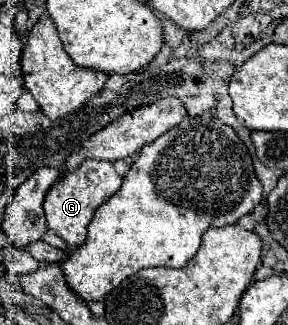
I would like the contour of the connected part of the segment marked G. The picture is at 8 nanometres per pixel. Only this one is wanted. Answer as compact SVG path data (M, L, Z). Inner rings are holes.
M84 160L74 172L60 178L44 198L44 212L48 228L52 228L70 248L78 248L86 242L86 226L90 224L96 208L112 194L118 192L122 176L116 174L112 162Z

